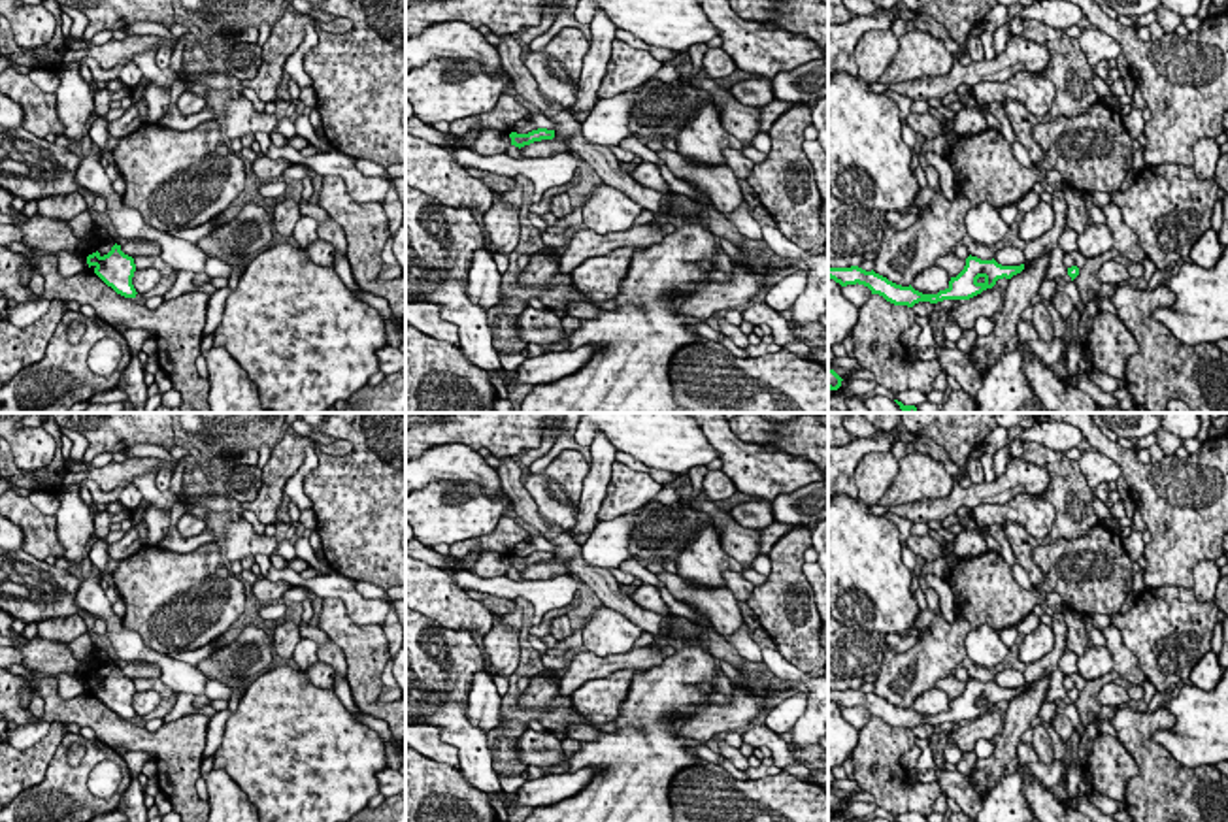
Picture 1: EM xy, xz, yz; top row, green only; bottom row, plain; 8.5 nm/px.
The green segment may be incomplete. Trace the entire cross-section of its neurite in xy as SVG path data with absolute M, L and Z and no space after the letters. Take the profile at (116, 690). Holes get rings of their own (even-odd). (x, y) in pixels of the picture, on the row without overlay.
M113 667L108 677L98 673L87 679L89 690L94 690L94 696L111 709L117 716L124 720L136 720L136 711L132 699L136 694L134 681L121 673L121 667Z

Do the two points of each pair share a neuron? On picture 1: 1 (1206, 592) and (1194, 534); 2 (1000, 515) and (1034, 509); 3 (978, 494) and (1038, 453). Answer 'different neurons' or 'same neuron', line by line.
1: different neurons
2: same neuron
3: different neurons

